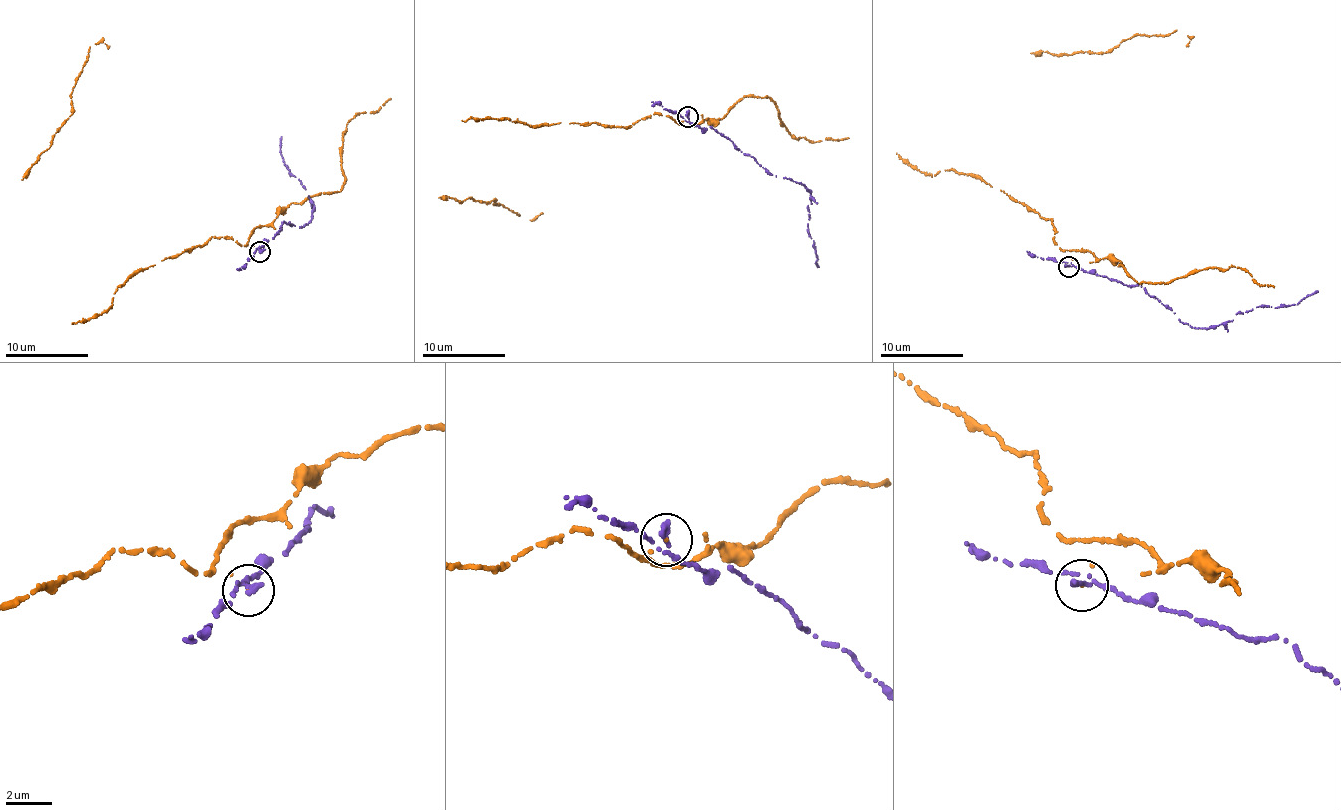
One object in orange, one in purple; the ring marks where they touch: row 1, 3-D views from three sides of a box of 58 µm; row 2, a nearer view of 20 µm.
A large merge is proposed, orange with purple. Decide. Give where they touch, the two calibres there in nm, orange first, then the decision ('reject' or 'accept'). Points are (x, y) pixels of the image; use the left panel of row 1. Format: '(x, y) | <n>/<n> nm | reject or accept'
(260, 251) | 70/320 nm | reject

